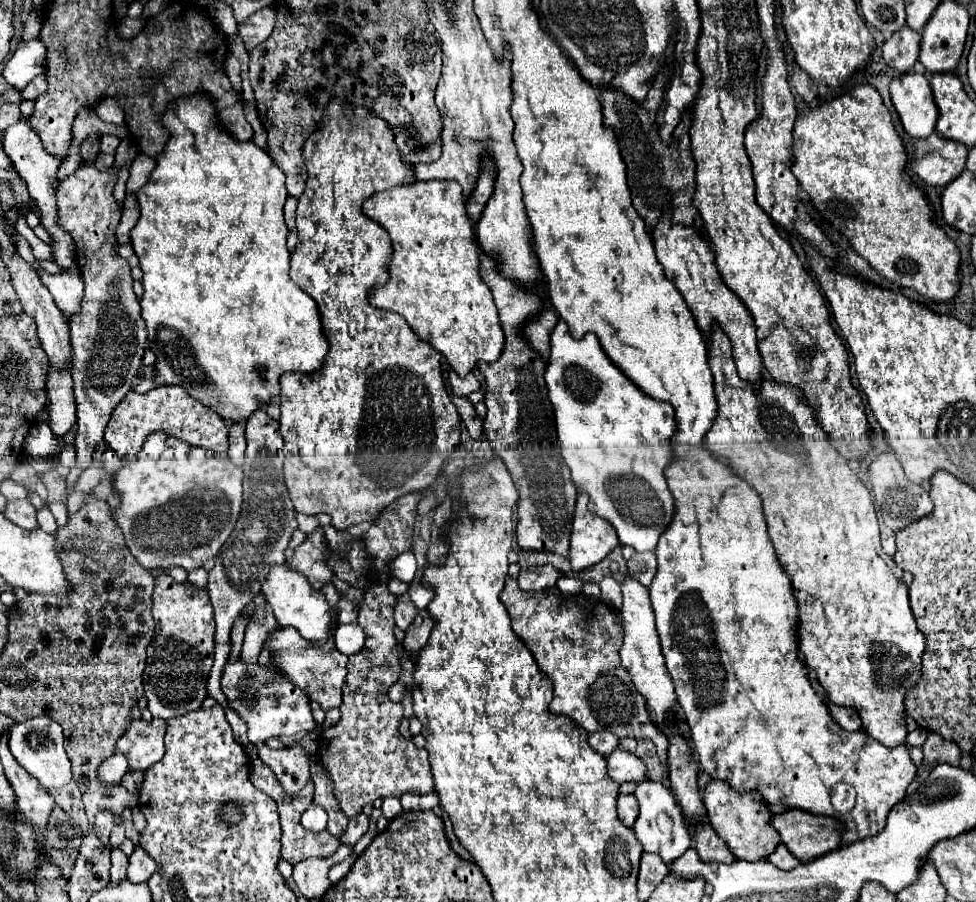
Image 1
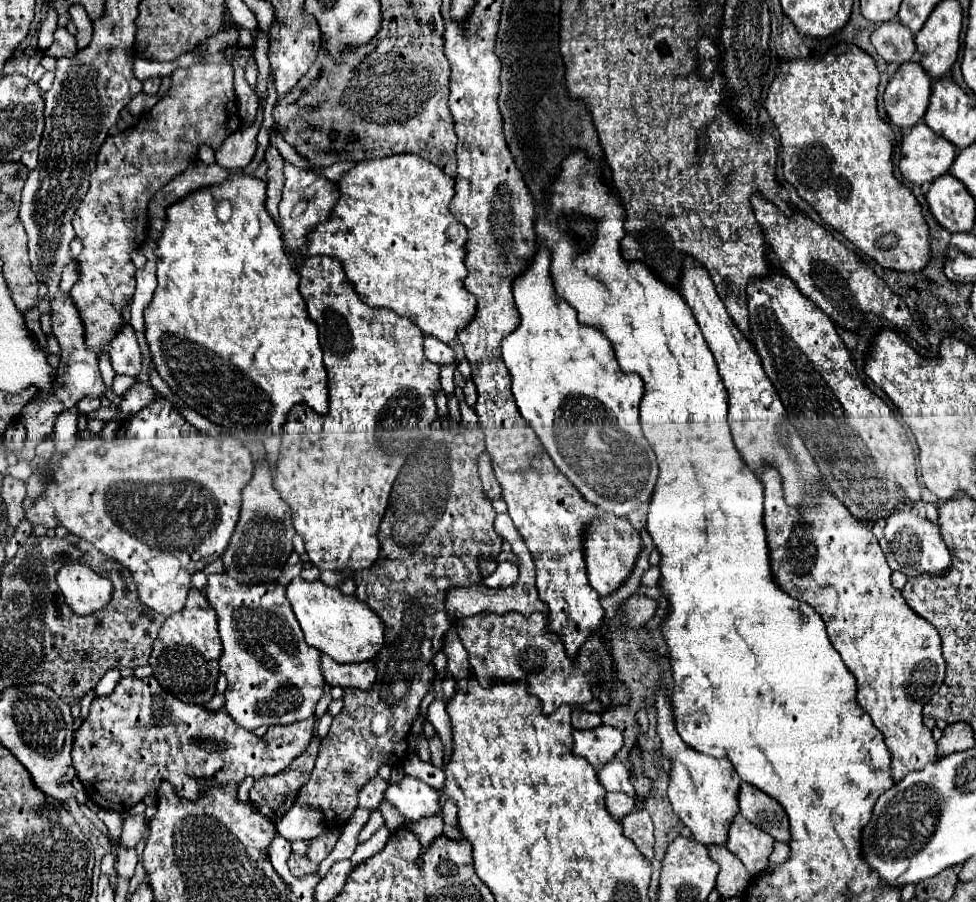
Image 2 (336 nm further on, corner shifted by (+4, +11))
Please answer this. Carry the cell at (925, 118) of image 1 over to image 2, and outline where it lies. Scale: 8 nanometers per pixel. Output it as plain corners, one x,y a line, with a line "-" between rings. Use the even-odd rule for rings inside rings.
915,61
899,65
883,95
891,123
901,129
911,129
921,123
929,105
929,95
931,77
925,69

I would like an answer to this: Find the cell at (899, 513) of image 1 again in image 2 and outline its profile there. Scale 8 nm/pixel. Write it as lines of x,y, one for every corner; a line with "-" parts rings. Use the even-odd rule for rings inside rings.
901,499
897,505
897,511
889,515
887,525
885,525
885,535
879,541
885,559
893,571
903,571
907,577
915,577
919,573
939,573
949,567
951,563
951,553
939,533
939,527
931,523
923,511
919,509
917,503
909,503
909,499

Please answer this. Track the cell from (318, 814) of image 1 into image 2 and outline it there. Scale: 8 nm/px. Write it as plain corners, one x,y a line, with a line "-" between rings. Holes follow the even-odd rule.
295,803
289,813
277,823
277,833
287,841
311,841
323,831
323,813
301,803

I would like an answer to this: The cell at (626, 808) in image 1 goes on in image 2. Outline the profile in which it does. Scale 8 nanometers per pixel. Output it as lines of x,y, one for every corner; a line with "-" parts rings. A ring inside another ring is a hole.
607,793
605,795
605,803
607,803
607,811
621,821
625,815
629,815
635,809
635,799
631,799
625,793

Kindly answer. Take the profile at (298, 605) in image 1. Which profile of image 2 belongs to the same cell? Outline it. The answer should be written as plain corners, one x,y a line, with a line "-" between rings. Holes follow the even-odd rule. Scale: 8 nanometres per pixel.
295,577
287,585
287,599
305,633
307,645
329,655
337,663
359,663
373,659
383,645
383,621
357,597
345,595
323,581
305,581

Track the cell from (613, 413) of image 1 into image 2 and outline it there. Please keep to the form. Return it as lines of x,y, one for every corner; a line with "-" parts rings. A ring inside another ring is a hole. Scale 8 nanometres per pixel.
539,245
533,265
513,281
513,295
521,315
521,325
501,343
503,361
511,373
511,391
519,413
537,433
555,467
579,489
585,501
595,505
599,511
627,517
649,503
659,475
655,453
645,441
639,423
639,403
645,395
645,385
635,373
623,373
613,355
613,347
601,331
581,325
577,321
577,311
555,295
553,281
549,277
549,261
549,251
-
587,431
593,431
599,437
599,467
579,467
581,457
573,455
573,451
581,447

